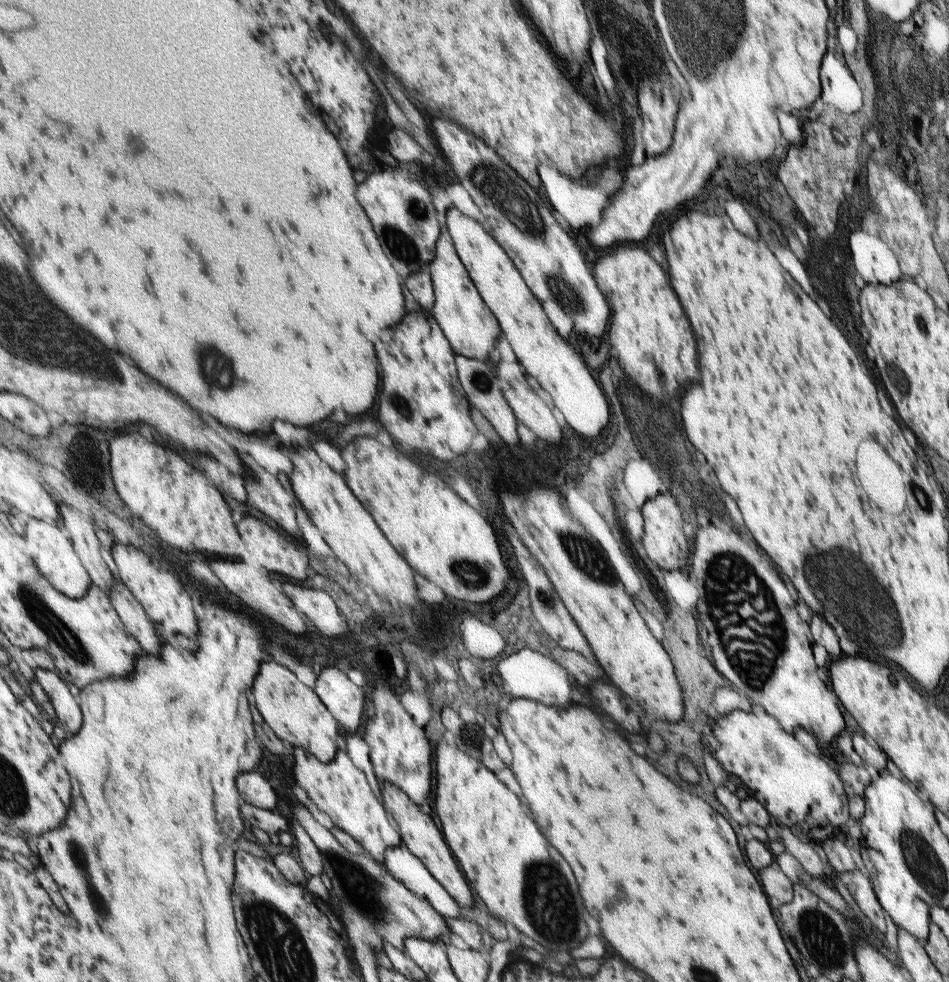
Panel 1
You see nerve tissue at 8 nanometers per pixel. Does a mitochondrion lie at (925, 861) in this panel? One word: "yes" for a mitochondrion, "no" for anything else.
yes

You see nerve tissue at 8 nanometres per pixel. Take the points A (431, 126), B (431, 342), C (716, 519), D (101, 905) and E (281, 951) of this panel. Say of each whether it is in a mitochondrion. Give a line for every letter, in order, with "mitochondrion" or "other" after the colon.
A: other
B: other
C: mitochondrion
D: mitochondrion
E: mitochondrion

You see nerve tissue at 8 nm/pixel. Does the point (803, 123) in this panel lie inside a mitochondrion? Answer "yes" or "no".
no

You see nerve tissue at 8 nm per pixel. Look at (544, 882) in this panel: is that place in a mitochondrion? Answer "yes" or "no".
yes

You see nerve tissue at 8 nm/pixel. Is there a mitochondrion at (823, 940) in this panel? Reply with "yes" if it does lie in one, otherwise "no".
yes

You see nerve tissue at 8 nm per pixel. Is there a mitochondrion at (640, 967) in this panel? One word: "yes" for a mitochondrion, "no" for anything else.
no

